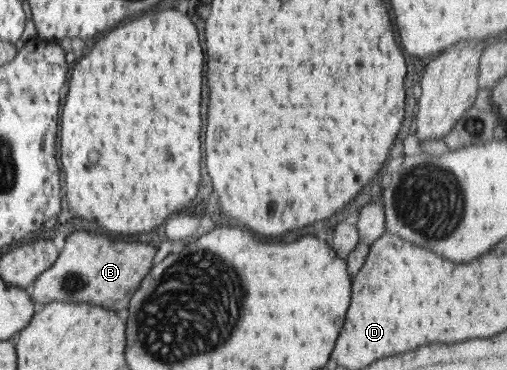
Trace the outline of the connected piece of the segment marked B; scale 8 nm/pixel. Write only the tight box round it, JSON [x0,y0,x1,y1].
[31,232,156,310]

